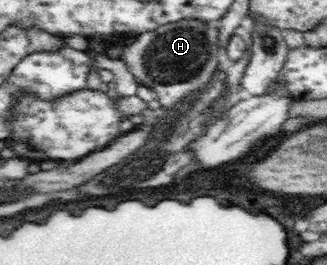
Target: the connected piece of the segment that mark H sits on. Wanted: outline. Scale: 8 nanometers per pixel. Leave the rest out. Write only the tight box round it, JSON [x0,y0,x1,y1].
[119,19,223,108]

